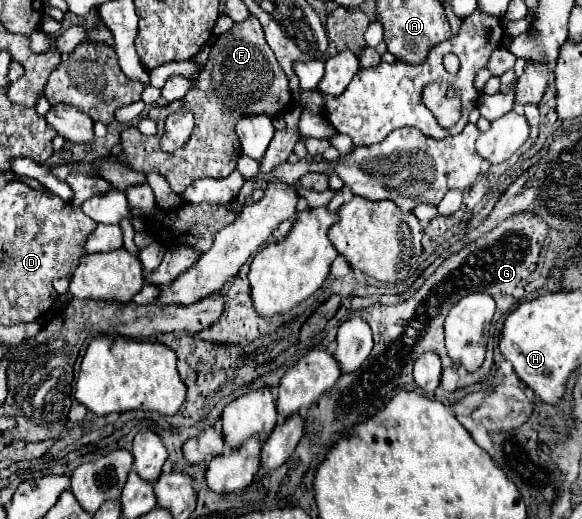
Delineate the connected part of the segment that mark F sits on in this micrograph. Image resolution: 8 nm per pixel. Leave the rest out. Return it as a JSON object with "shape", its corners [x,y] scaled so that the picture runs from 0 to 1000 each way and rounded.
{"shape":[[[426,31],[419,42],[402,46],[399,58],[371,73],[361,112],[337,154],[333,170],[320,177],[320,189],[296,197],[289,204],[261,204],[254,227],[261,227],[271,247],[282,243],[289,220],[320,204],[333,216],[337,247],[330,266],[302,293],[289,297],[275,289],[275,262],[244,262],[237,247],[216,247],[210,254],[210,316],[234,331],[271,331],[278,335],[302,374],[313,374],[323,355],[340,343],[392,343],[405,324],[412,301],[412,270],[402,254],[405,231],[430,216],[460,216],[478,224],[502,204],[502,181],[495,173],[495,150],[481,131],[471,100],[454,77],[454,58],[440,31]]]}

